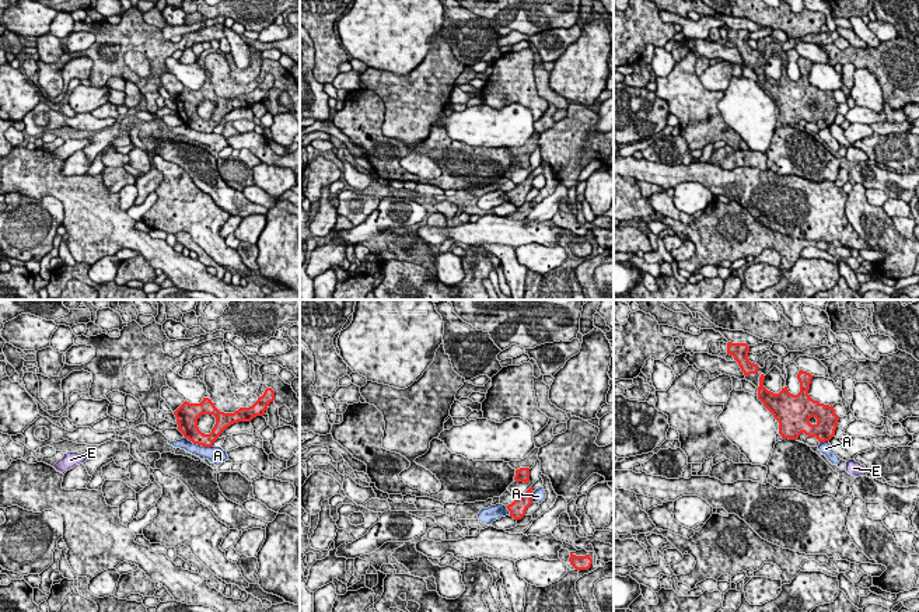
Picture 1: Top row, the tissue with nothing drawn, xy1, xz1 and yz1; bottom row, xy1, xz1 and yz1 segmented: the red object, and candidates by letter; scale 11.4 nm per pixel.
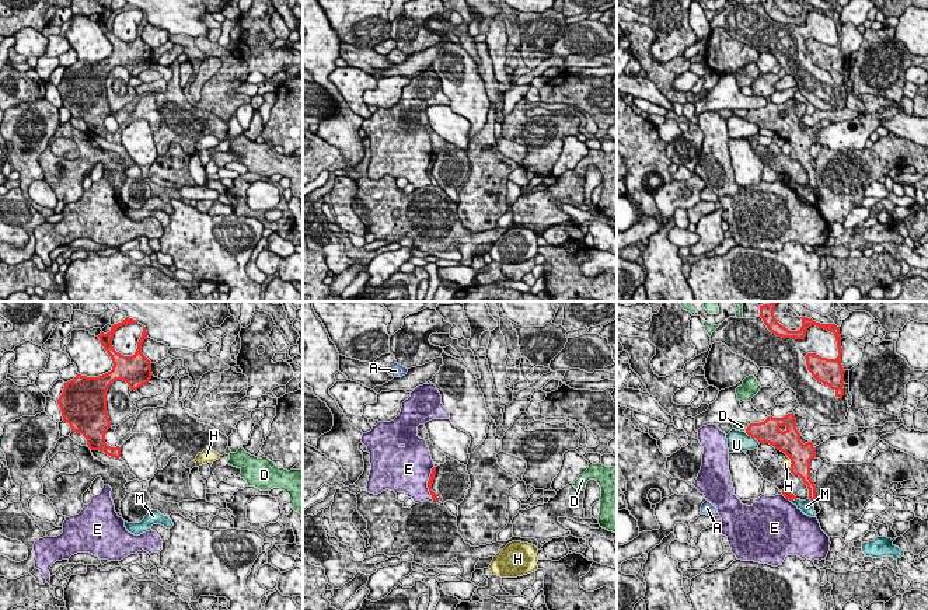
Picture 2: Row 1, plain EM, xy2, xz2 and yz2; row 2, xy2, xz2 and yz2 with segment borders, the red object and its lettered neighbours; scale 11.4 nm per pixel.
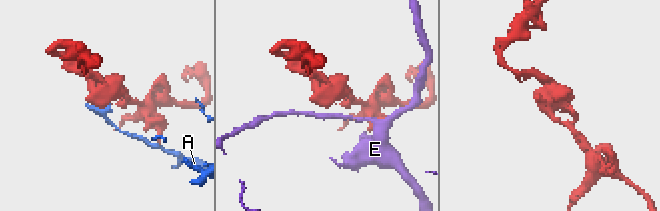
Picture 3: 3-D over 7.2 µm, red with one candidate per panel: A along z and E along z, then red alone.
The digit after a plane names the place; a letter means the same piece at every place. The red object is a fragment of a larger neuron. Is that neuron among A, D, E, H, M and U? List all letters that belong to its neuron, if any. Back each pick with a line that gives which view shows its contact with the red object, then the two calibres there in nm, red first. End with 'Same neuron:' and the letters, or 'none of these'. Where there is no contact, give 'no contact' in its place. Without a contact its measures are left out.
M: yz2 | 100/160 nm
Same neuron: M

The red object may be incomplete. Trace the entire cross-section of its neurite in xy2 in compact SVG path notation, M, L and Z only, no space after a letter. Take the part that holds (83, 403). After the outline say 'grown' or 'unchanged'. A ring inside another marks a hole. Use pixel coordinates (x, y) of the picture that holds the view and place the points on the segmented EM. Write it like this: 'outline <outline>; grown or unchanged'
outline M126 317L122 323L114 324L109 332L101 331L98 338L112 359L112 370L98 377L77 374L64 383L63 393L57 400L63 421L70 425L71 432L81 433L91 450L104 452L115 459L121 457L121 447L111 447L105 443L105 432L111 428L107 412L108 387L116 380L123 380L130 390L136 391L153 376L151 362L142 353L142 345L147 338L146 327L143 327L137 349L132 356L123 356L112 346L115 331L135 323L137 321Z; unchanged

